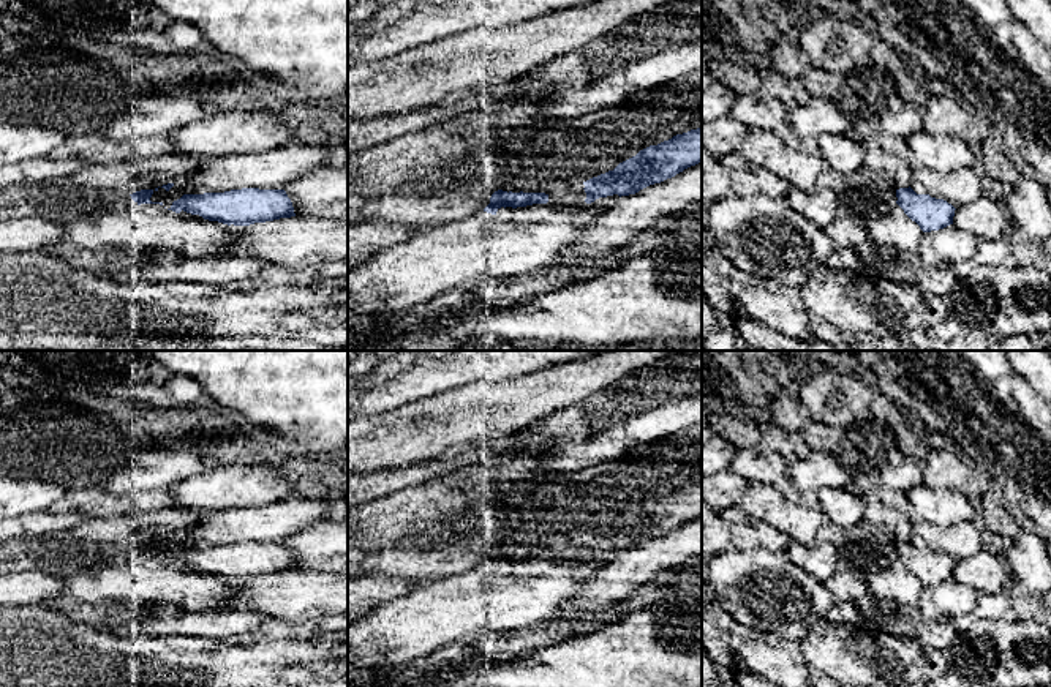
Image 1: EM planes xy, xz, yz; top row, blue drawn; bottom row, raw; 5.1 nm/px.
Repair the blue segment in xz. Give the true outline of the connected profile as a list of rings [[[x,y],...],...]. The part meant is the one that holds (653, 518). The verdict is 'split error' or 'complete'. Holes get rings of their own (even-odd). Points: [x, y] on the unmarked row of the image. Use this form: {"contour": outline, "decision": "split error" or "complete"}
{"contour": [[[702,480],[650,499],[620,516],[613,524],[583,535],[585,556],[591,557],[613,548],[620,551],[635,548],[699,516],[702,516]]], "decision": "complete"}

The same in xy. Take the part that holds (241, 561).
{"contour": [[[242,542],[224,546],[183,548],[168,562],[223,578],[250,580],[296,570],[284,543]]], "decision": "complete"}

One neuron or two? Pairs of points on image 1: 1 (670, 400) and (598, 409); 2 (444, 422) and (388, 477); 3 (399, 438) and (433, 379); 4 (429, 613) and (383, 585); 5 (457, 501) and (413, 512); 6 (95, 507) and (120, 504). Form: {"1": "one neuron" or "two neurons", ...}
{"1": "one neuron", "2": "two neurons", "3": "two neurons", "4": "two neurons", "5": "one neuron", "6": "one neuron"}

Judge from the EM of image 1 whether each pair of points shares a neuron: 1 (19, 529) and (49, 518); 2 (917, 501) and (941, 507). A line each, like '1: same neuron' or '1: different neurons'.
1: same neuron
2: same neuron

